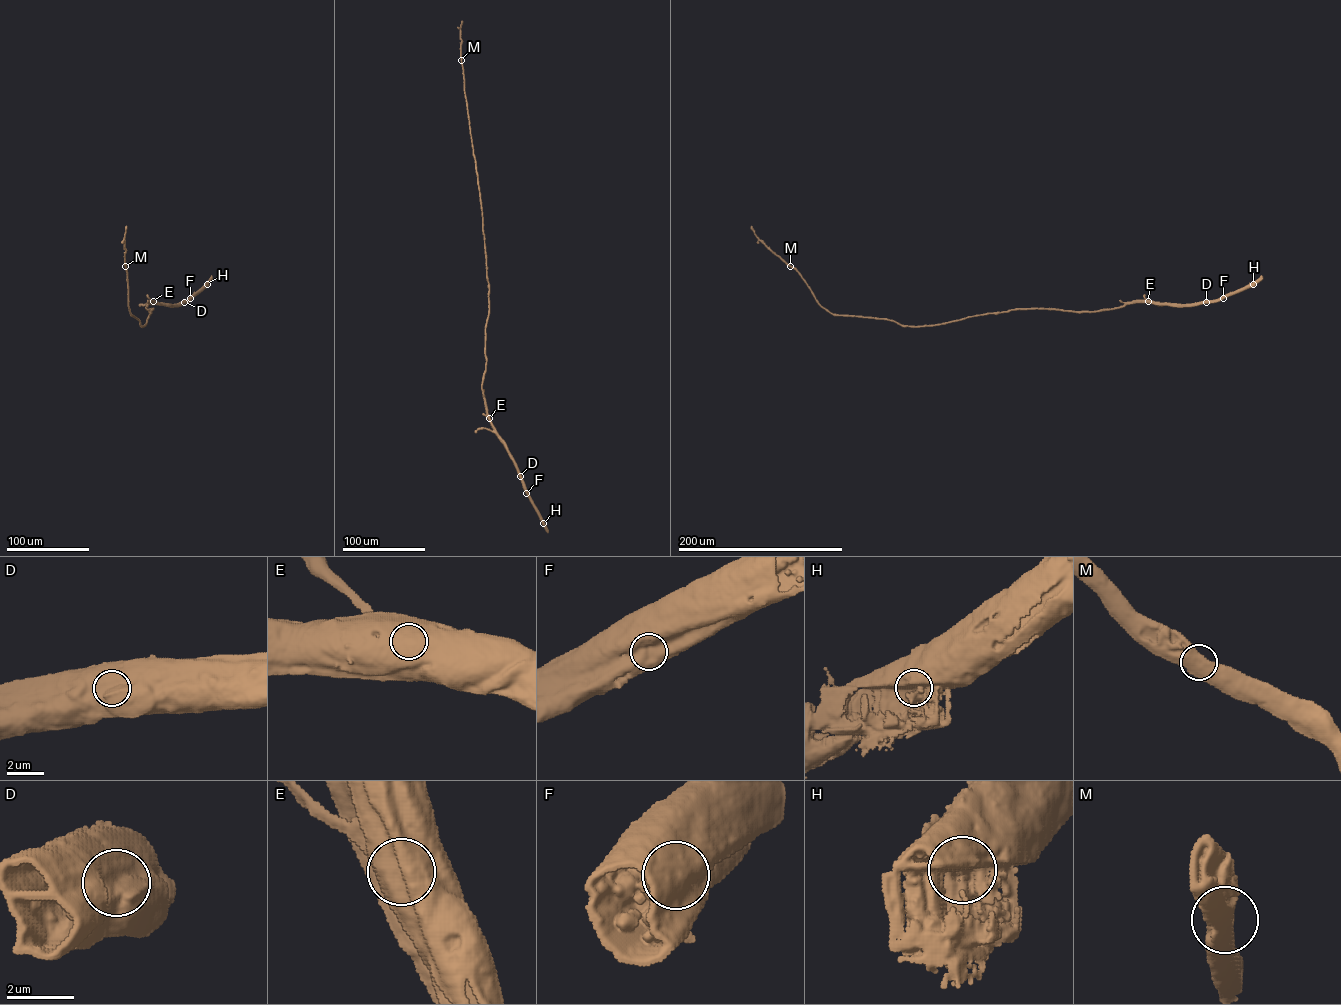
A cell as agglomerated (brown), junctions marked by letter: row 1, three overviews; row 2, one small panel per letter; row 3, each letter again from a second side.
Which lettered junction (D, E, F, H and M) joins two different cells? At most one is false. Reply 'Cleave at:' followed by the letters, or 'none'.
Cleave at: none

